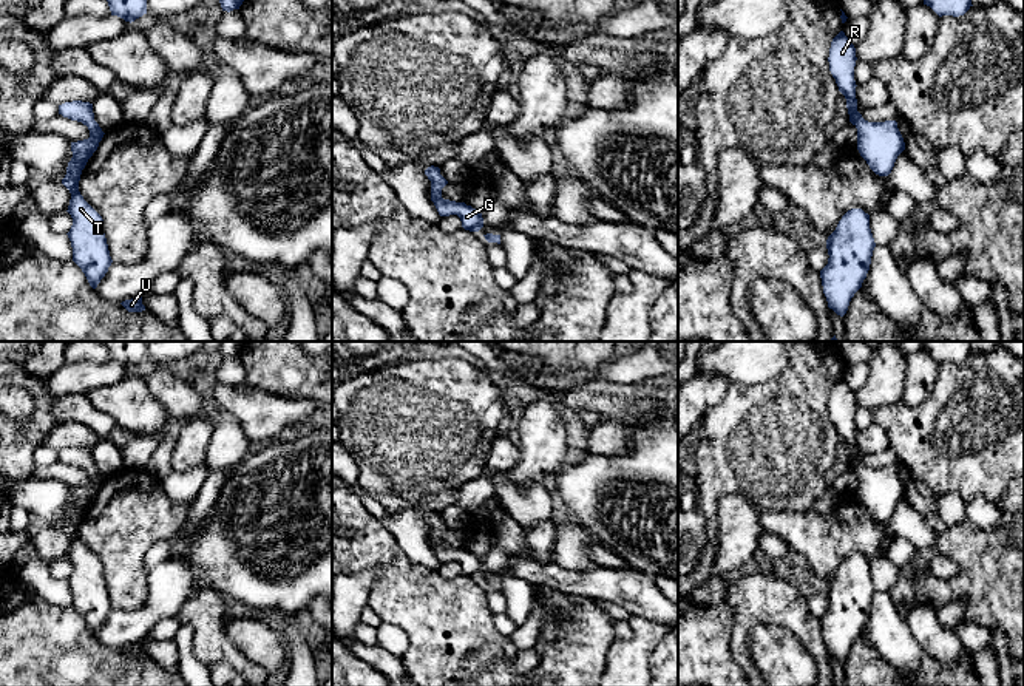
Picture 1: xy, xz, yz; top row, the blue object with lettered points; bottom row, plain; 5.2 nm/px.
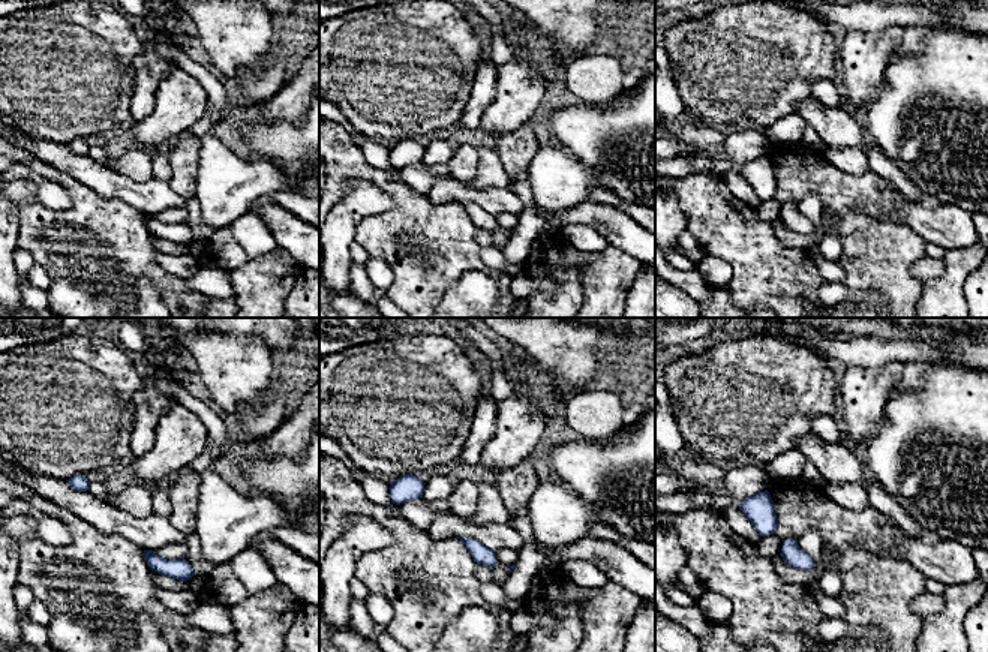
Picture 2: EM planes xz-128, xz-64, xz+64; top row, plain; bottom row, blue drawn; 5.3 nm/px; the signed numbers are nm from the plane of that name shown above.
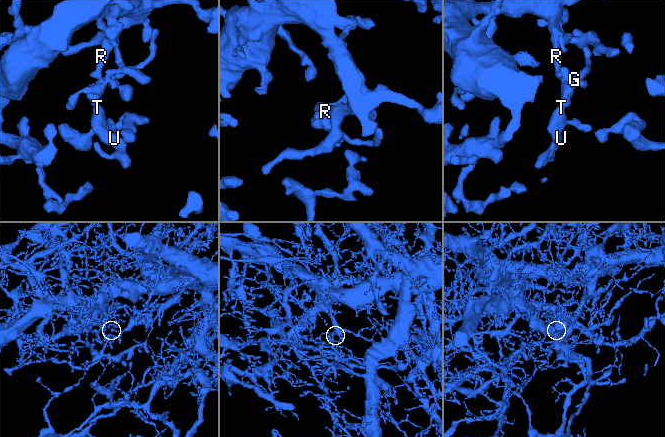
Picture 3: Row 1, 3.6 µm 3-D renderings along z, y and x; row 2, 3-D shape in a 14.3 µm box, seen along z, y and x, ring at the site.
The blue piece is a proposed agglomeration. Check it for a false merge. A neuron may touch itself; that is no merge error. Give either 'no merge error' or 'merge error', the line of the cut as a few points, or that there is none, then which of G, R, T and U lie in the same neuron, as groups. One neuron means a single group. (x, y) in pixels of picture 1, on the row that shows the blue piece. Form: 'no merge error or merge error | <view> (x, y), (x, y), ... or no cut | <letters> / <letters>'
no merge error | no cut | G R T U

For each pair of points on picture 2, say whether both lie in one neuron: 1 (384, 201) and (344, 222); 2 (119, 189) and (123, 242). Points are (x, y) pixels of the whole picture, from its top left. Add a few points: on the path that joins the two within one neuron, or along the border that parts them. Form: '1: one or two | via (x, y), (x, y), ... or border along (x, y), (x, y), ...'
1: one | via (374, 201), (360, 201), (350, 212)
2: two | border along (87, 186), (102, 197), (122, 198), (144, 213)

